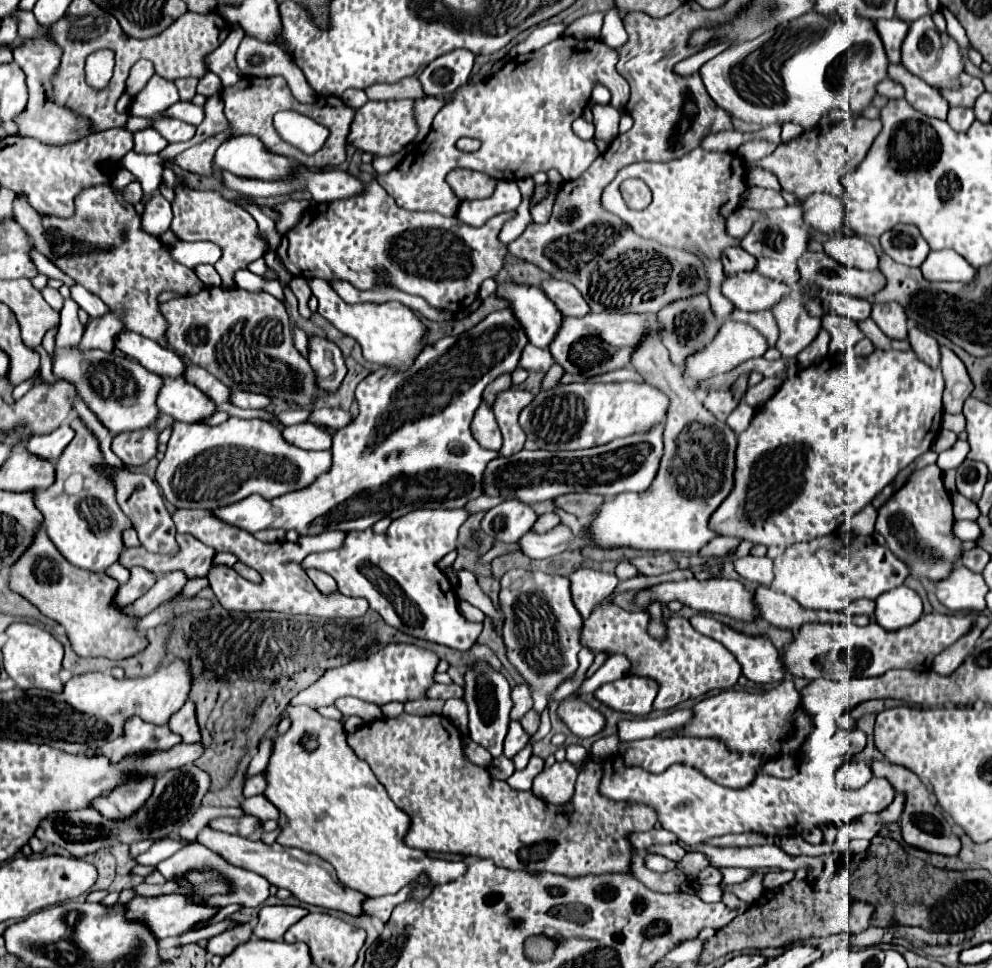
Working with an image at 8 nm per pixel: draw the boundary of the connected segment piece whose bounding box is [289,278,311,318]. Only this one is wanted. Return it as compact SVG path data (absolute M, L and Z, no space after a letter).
M293 278L293 280L289 282L289 286L291 286L293 294L295 294L297 300L299 300L299 312L301 312L301 316L309 318L309 306L307 306L307 302L309 302L309 298L311 298L311 288L309 288L307 280L305 280L305 278Z

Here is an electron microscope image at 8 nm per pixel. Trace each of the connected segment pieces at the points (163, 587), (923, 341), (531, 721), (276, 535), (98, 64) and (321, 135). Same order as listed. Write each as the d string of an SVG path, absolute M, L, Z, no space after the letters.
M171 572L171 574L165 574L163 578L157 578L155 586L147 594L143 594L133 604L129 604L129 606L123 608L123 614L125 616L143 618L151 610L155 610L157 606L161 606L163 602L167 602L169 598L173 598L177 592L181 592L181 588L185 586L185 582L187 582L187 578L185 578L183 572Z
M911 328L907 334L907 340L911 344L911 350L917 354L919 360L929 364L931 368L939 366L939 344L933 336L925 334L919 328Z
M531 710L529 714L525 714L523 720L521 720L521 726L523 726L523 730L525 730L529 736L533 736L533 734L537 732L537 728L539 728L539 714L537 714L535 710Z
M263 530L263 532L257 532L255 538L263 542L279 542L285 538L285 532L283 530Z
M97 50L95 54L91 54L87 58L85 74L87 74L89 86L95 86L97 90L107 86L107 82L113 76L113 54L111 54L111 50Z
M281 111L273 117L279 136L305 154L315 154L329 136L328 128L295 111Z

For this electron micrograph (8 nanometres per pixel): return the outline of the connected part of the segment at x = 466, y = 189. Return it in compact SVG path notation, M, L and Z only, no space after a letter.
M455 170L447 176L447 182L455 188L461 200L473 200L473 198L487 198L493 194L495 180L487 178L487 174L477 174L469 170Z

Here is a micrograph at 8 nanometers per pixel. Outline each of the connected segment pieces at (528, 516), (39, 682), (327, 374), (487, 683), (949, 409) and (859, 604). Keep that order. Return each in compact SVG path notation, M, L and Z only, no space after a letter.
M509 500L485 512L481 530L499 542L517 542L537 522L539 514L523 502Z
M15 622L5 630L5 644L3 644L3 666L5 672L13 678L15 686L21 690L49 690L49 692L61 692L63 682L59 680L61 660L63 660L63 646L45 630L33 624Z
M309 336L309 362L325 392L335 392L347 374L343 352L327 338Z
M477 662L465 674L465 702L469 706L469 736L473 742L487 748L495 758L503 754L503 740L509 730L509 712L513 708L511 686L497 670L485 662Z
M941 346L941 370L945 376L943 410L947 414L959 414L963 410L963 402L973 392L967 368L947 346Z
M855 600L847 606L847 614L865 614L865 616L873 616L875 612L875 600Z

